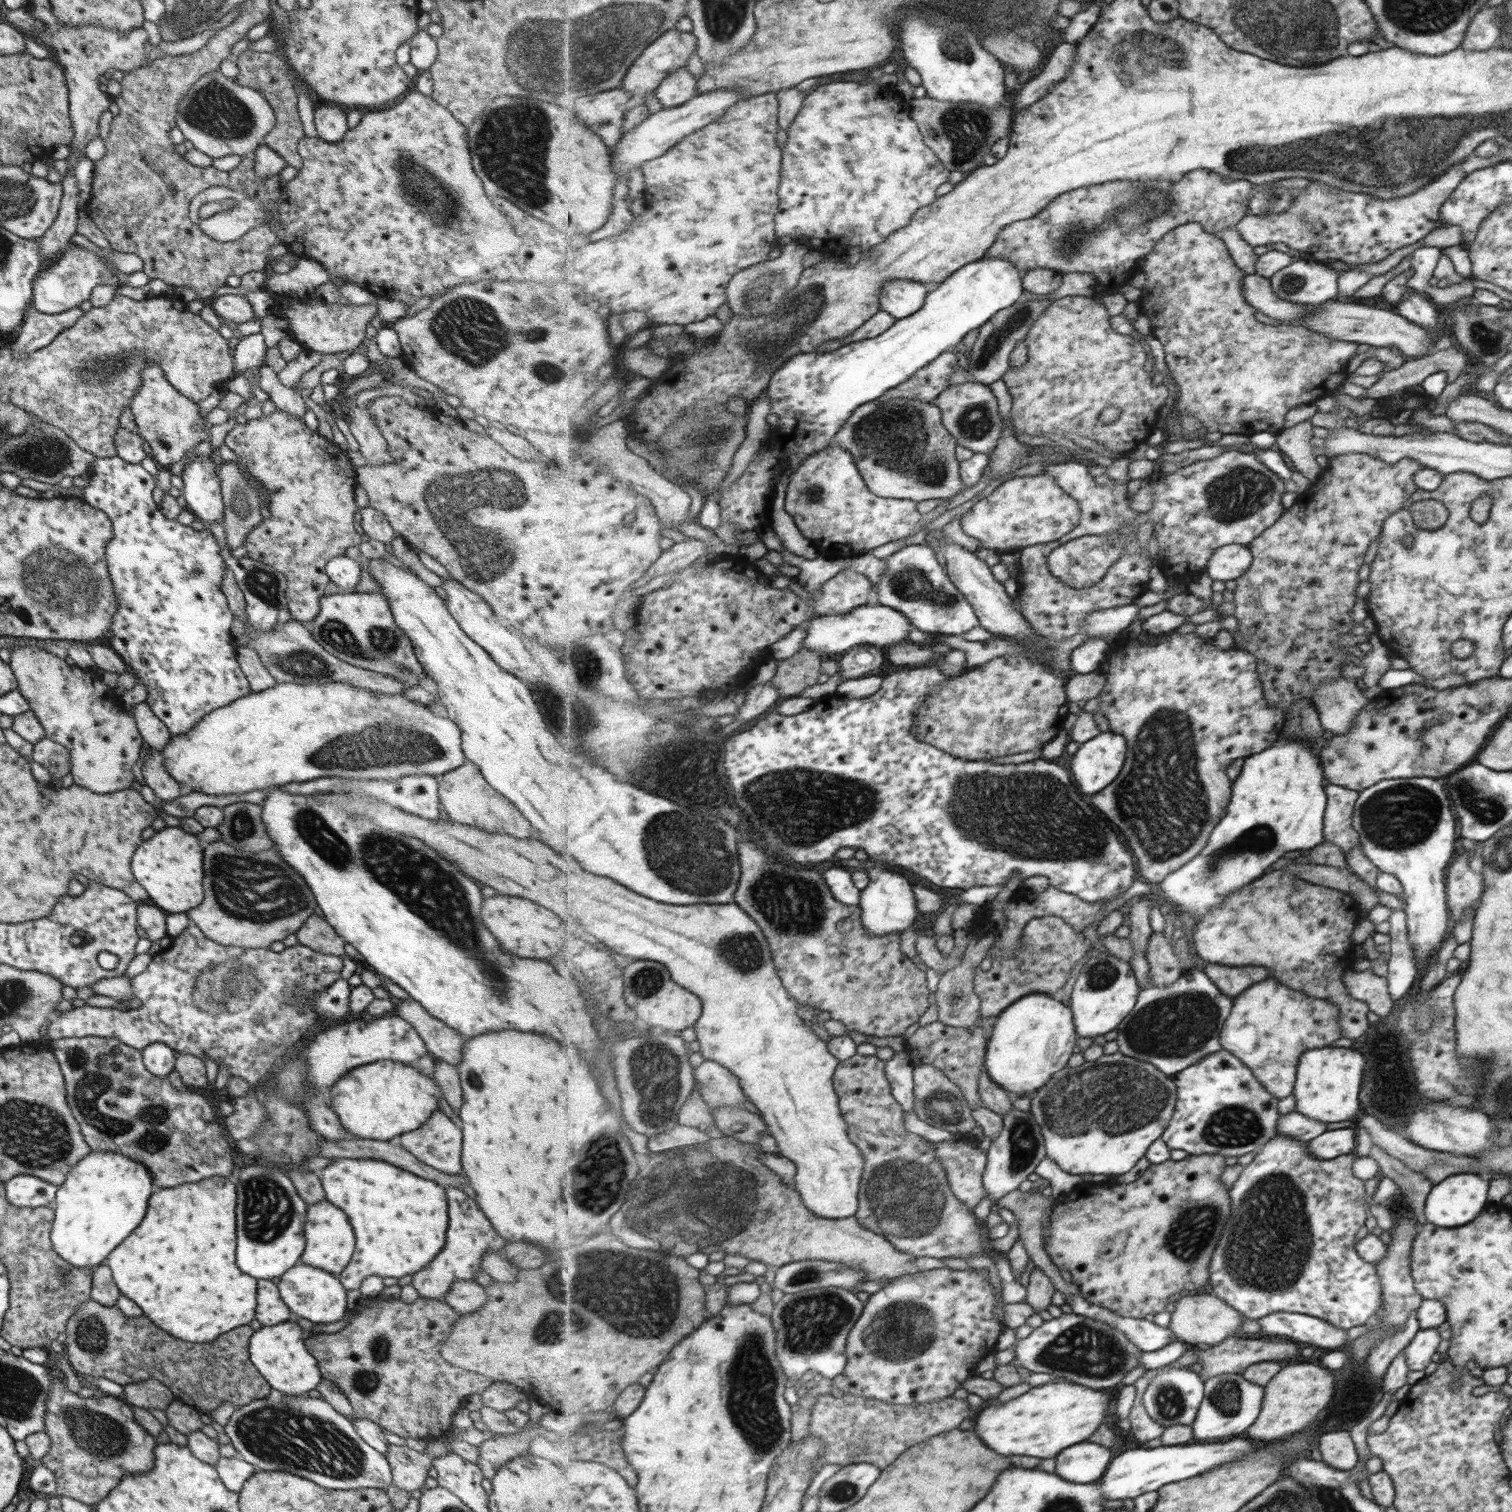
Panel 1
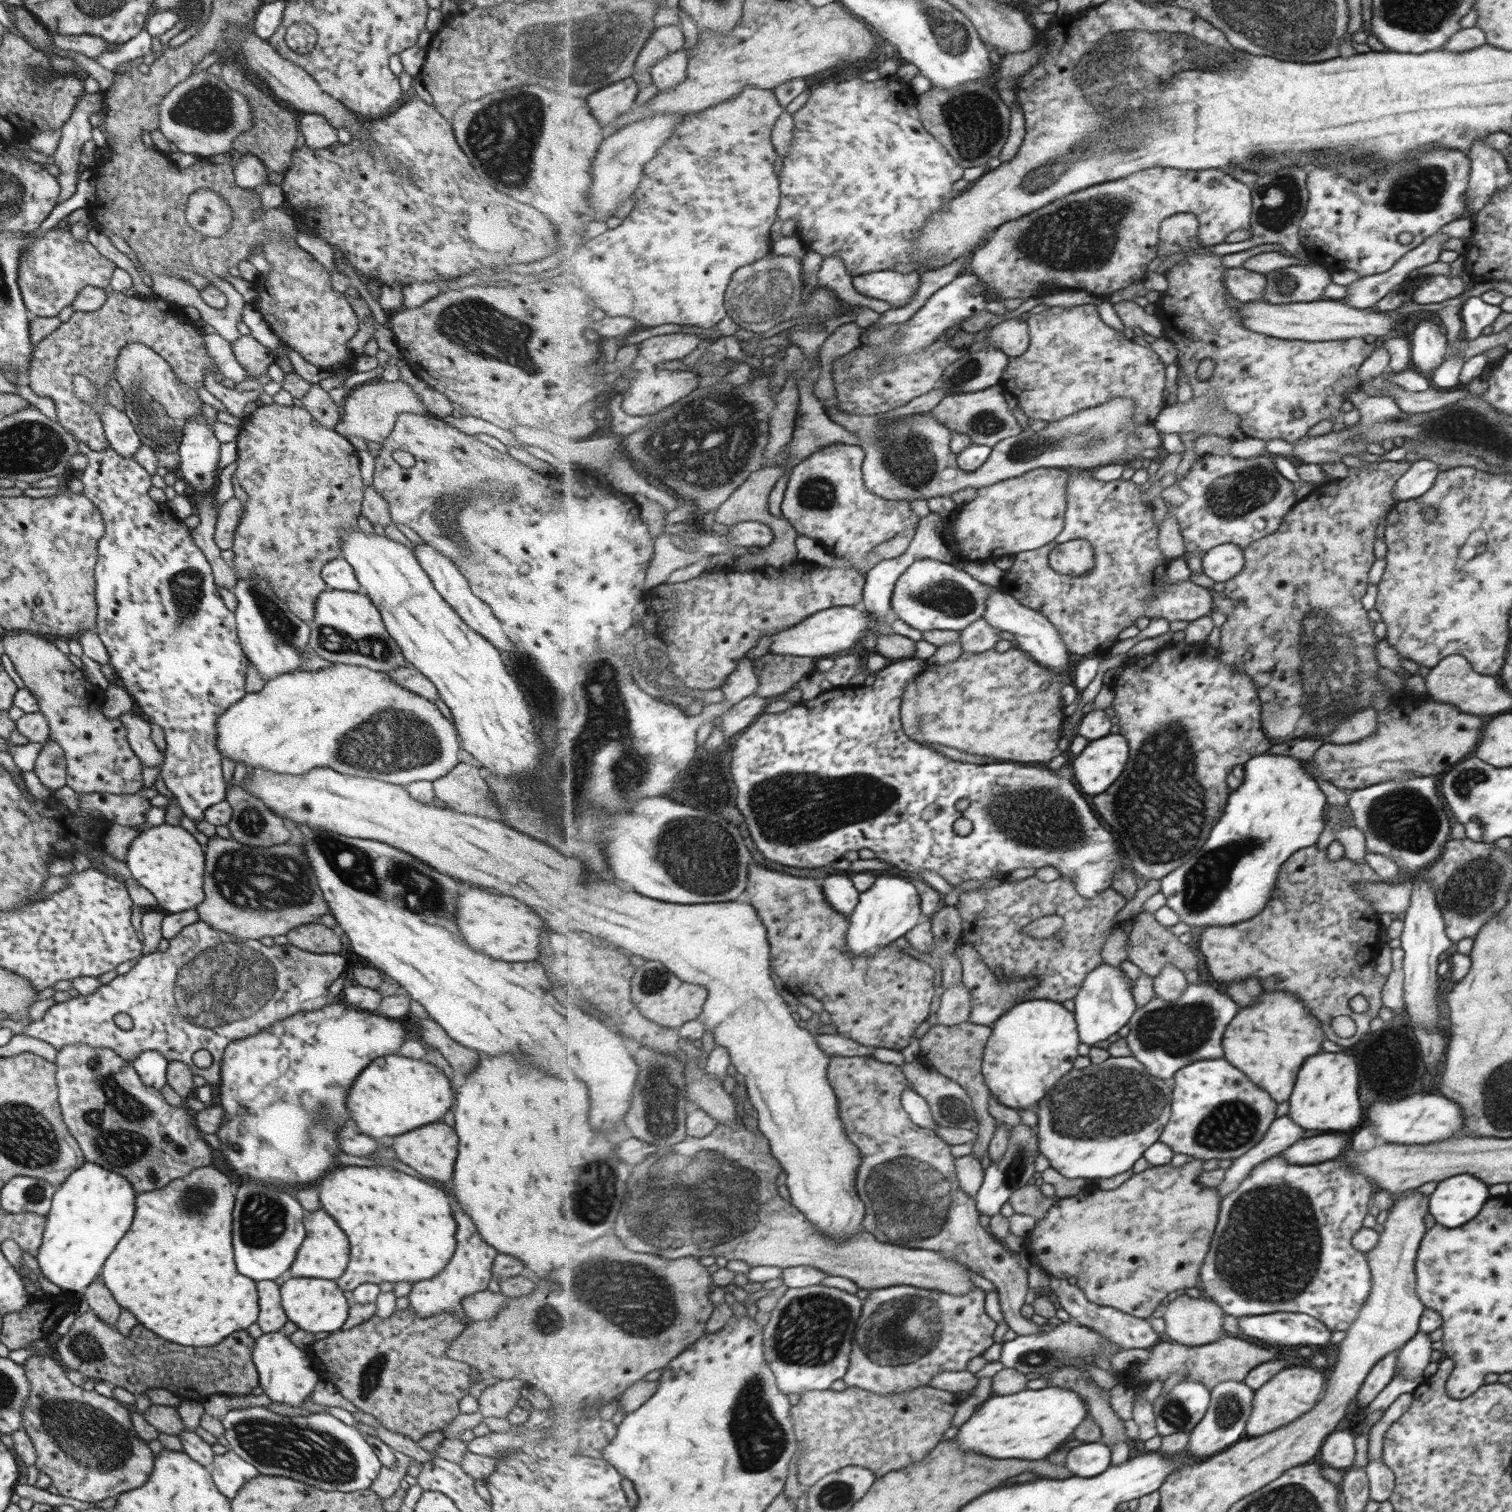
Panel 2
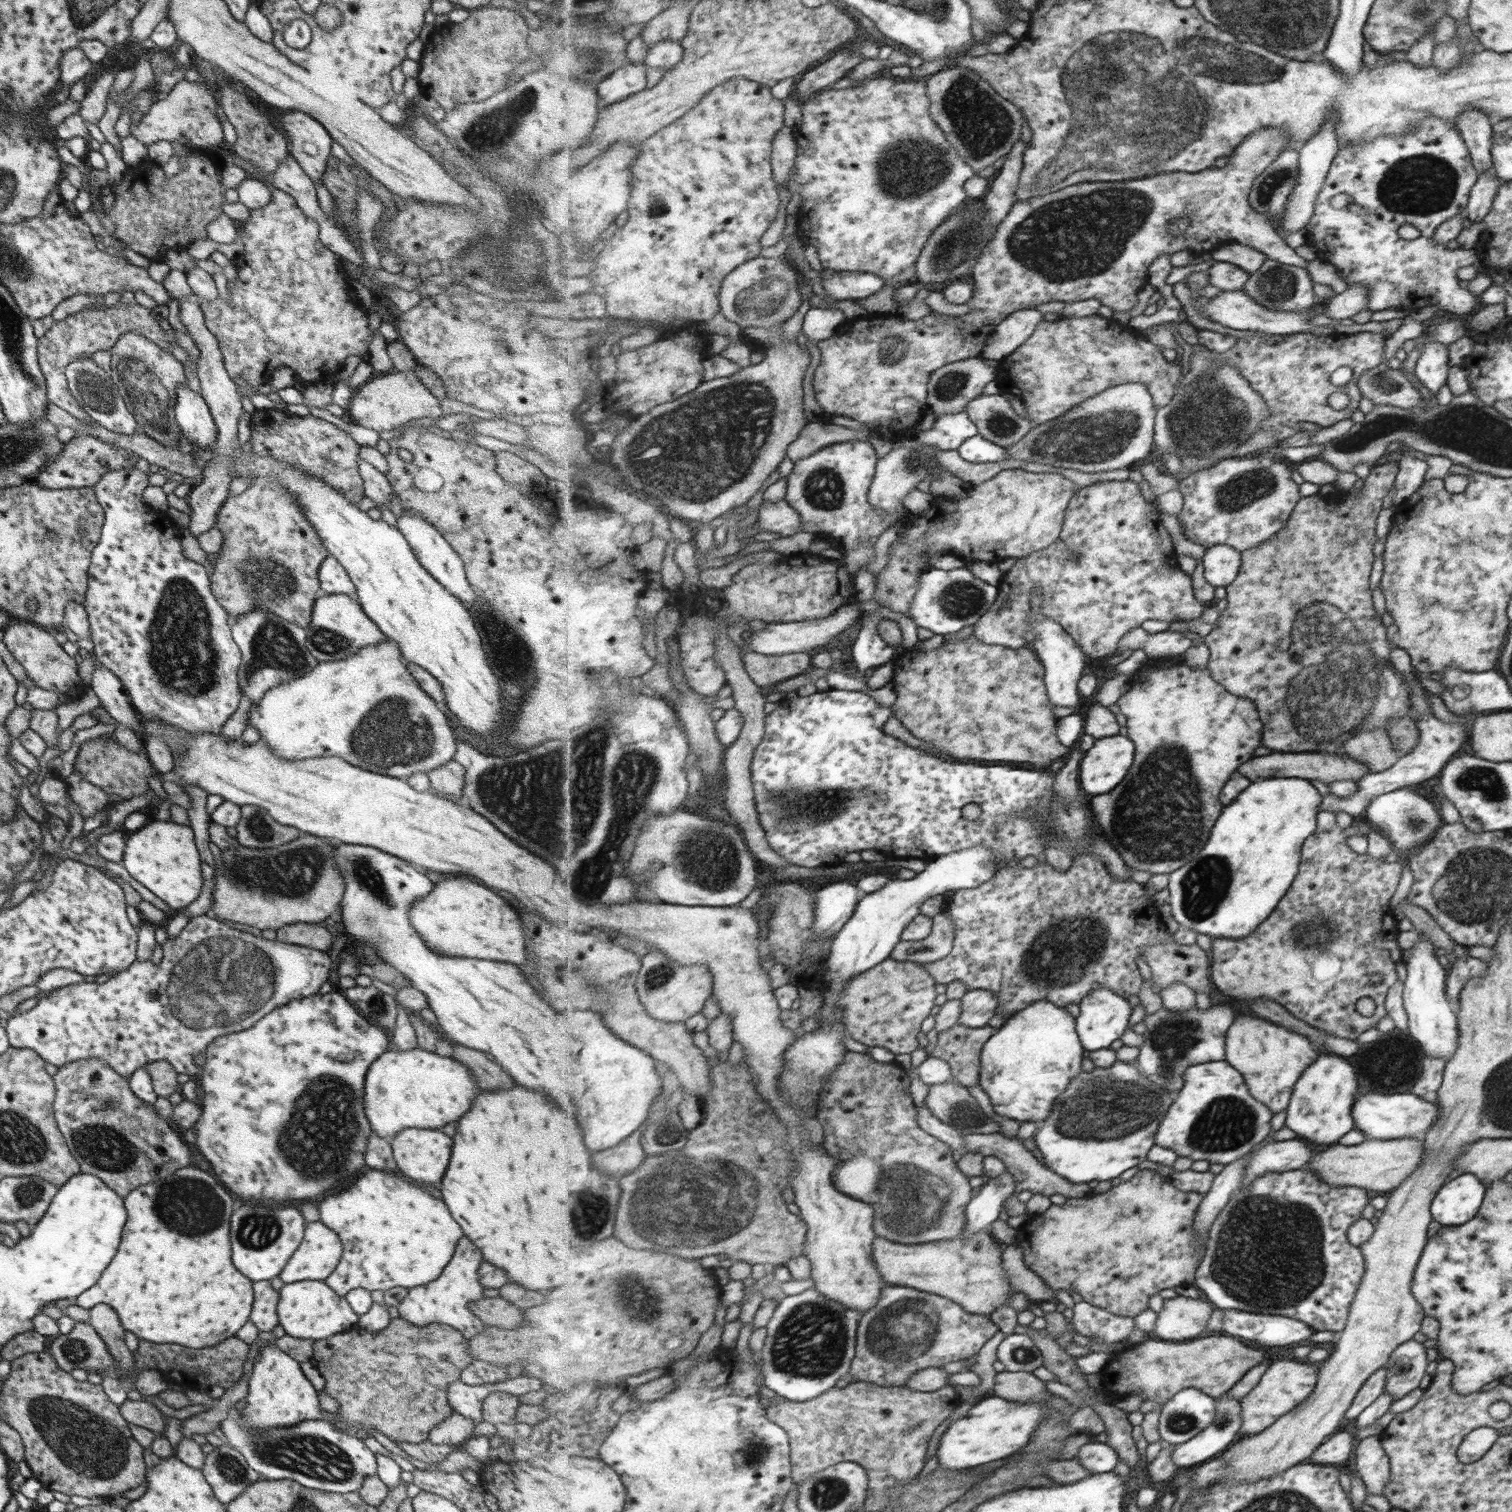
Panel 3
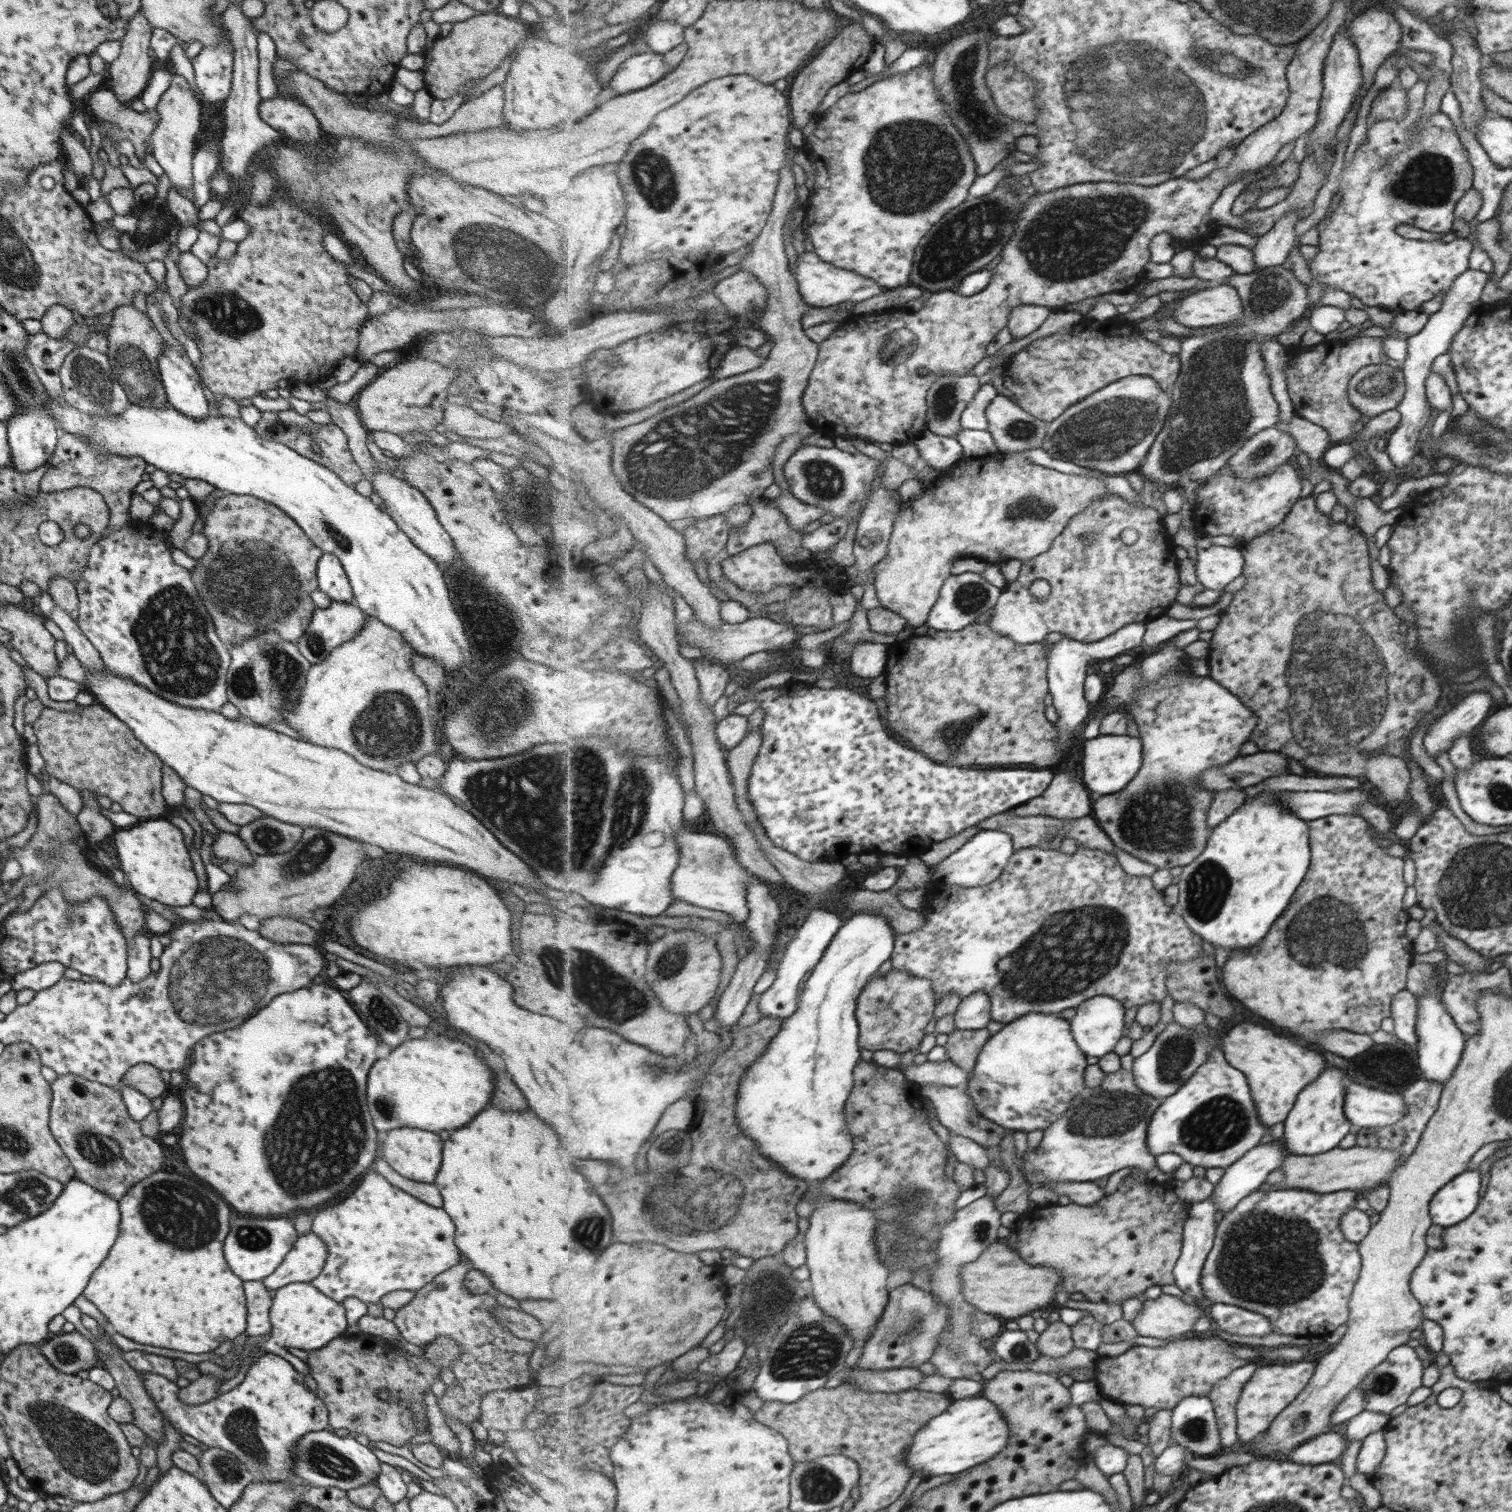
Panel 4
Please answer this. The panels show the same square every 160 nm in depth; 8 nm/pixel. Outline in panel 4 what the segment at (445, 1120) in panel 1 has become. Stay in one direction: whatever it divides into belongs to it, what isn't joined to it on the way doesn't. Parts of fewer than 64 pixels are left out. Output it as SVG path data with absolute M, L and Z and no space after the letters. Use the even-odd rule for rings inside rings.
M408 1127L389 1130L384 1135L383 1155L388 1164L397 1174L407 1180L415 1180L433 1184L441 1167L443 1144L442 1137L427 1130L411 1129Z

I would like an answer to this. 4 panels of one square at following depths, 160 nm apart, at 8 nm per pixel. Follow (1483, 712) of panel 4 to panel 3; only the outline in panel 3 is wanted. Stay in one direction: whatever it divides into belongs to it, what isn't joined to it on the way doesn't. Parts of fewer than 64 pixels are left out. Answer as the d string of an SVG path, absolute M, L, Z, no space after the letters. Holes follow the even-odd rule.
M1420 716L1415 723L1420 732L1420 738L1411 753L1402 755L1398 762L1391 768L1388 768L1388 770L1378 772L1378 774L1368 774L1367 777L1362 777L1357 782L1358 790L1355 790L1350 796L1343 798L1342 796L1333 794L1324 797L1322 804L1319 806L1319 810L1332 811L1336 814L1337 812L1347 812L1354 817L1357 822L1360 822L1363 820L1366 805L1372 798L1438 776L1438 774L1441 773L1442 768L1450 761L1450 758L1458 754L1460 746L1469 740L1470 734L1468 734L1468 732L1470 730L1468 729L1469 726L1467 724L1458 724L1458 722L1456 722L1456 724L1445 724L1435 716L1428 716L1425 719Z

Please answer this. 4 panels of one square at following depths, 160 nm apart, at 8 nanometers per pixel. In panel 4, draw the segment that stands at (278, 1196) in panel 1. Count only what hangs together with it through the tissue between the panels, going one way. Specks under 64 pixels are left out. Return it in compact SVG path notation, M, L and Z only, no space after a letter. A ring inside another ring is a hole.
M236 1218L224 1244L224 1256L236 1276L242 1280L260 1280L270 1276L298 1239L298 1231L288 1218Z

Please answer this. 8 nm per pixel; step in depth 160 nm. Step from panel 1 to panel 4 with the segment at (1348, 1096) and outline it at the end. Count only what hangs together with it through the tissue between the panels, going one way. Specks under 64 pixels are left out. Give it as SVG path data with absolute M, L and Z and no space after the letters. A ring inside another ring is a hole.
M1328 1066L1328 1074L1320 1078L1320 1082L1312 1081L1312 1086L1300 1094L1300 1102L1296 1102L1296 1110L1292 1110L1292 1118L1286 1118L1282 1142L1292 1155L1317 1155L1328 1153L1338 1147L1338 1143L1350 1132L1350 1122L1346 1120L1346 1074L1338 1068Z

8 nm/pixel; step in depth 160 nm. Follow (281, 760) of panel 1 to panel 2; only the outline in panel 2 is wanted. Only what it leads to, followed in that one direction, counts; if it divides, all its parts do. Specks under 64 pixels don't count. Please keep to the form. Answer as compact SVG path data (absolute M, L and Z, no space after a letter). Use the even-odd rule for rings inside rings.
M333 663L332 666L322 670L311 670L310 672L288 671L268 680L262 690L256 693L247 693L239 702L232 704L226 710L224 716L220 716L220 720L216 722L216 725L218 725L216 726L216 729L218 729L216 746L222 757L229 758L234 763L242 763L247 769L264 769L272 771L272 773L302 775L307 774L308 771L316 767L329 767L344 775L380 779L384 782L405 786L414 781L435 781L438 778L443 778L460 763L457 756L462 743L456 733L456 727L452 721L447 720L440 713L435 702L422 698L418 694L413 694L411 690L398 686L391 680L387 671L370 670L366 666Z

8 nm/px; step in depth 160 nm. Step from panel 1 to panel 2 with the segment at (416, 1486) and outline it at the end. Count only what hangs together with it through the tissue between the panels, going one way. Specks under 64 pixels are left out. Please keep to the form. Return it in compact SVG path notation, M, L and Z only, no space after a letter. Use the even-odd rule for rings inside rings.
M394 1451L394 1457L397 1459L396 1466L382 1466L380 1474L373 1483L370 1489L372 1489L376 1494L384 1500L385 1498L390 1498L395 1492L405 1484L404 1478L408 1476L408 1468L410 1466L418 1466L421 1468L421 1463L416 1459L410 1458L407 1454L402 1454L402 1452Z

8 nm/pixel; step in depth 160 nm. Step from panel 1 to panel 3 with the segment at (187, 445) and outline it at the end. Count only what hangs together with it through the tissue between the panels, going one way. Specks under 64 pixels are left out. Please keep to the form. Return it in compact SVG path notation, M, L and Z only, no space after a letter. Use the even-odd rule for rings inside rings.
M137 332L123 334L111 348L111 382L137 422L139 431L150 435L166 447L175 446L181 428L175 419L177 386L187 384L183 364L164 348Z

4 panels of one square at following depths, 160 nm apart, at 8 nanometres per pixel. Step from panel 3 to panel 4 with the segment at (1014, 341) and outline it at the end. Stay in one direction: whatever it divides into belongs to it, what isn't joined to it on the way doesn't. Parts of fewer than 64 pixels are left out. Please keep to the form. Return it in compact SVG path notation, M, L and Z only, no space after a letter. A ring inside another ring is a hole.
M1025 304L1015 308L1008 326L1013 338L1026 338L1026 336L1038 332L1040 326L1044 326L1055 311L1050 306L1036 304Z

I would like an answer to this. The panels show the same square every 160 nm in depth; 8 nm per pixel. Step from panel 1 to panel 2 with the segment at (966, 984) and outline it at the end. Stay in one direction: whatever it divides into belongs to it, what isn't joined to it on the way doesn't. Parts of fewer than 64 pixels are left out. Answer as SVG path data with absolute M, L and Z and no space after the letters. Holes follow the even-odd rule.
M964 983L956 985L956 988L947 990L943 996L938 1013L934 1019L938 1024L956 1026L971 1020L974 1010L975 998L970 994Z

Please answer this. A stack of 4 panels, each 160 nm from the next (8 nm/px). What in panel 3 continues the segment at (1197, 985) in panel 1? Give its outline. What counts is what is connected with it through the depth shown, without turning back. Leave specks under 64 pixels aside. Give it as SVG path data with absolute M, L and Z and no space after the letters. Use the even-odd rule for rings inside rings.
M1224 1003L1212 1005L1206 1010L1196 1005L1186 1012L1179 1013L1165 1006L1156 1014L1145 1018L1145 1041L1136 1062L1149 1079L1160 1086L1166 1086L1172 1092L1180 1092L1186 1086L1186 1074L1191 1066L1227 1060L1227 1036L1232 1020L1234 1012Z

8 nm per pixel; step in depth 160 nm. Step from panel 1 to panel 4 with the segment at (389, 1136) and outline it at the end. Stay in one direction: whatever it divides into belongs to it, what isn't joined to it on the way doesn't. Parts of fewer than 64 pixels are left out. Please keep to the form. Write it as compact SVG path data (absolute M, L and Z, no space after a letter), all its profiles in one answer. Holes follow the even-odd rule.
M437 1035L434 1039L414 1038L404 1041L400 1046L392 1049L390 1056L378 1060L368 1073L367 1105L372 1122L379 1134L404 1127L433 1133L438 1130L459 1129L464 1124L468 1124L480 1110L486 1108L494 1090L492 1072L494 1071L476 1056L476 1052L470 1046L458 1040L448 1040Z

